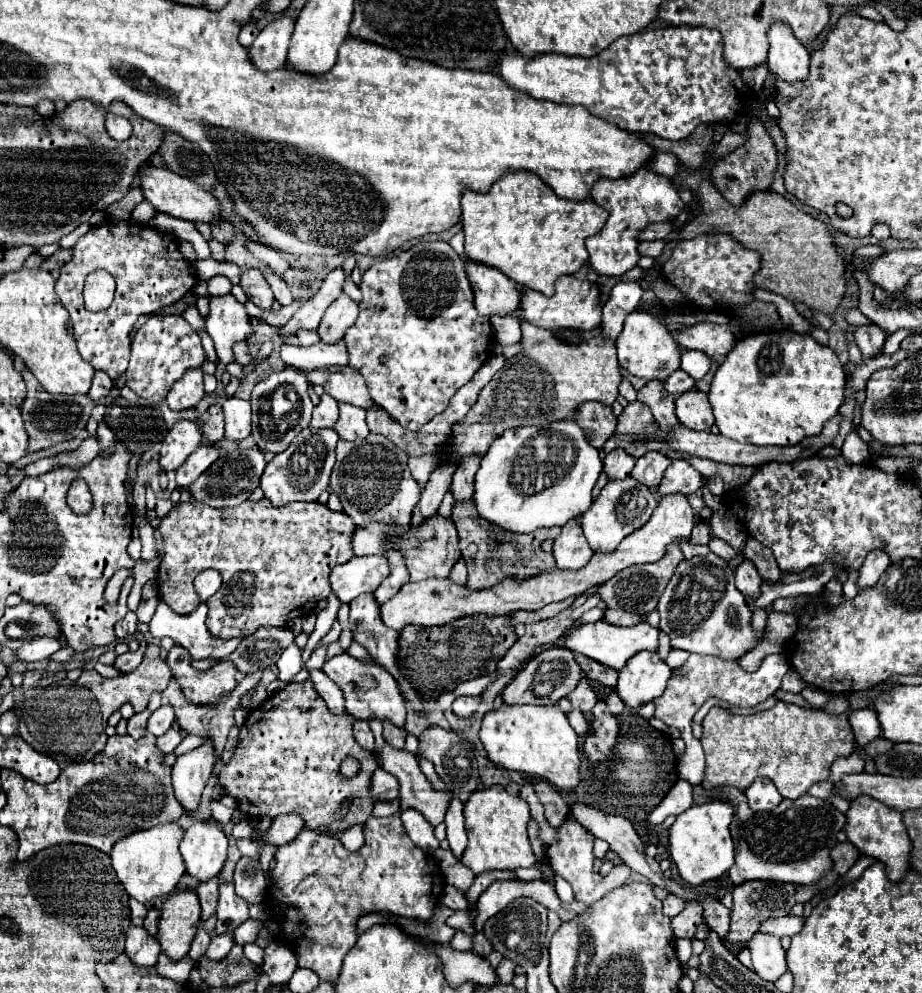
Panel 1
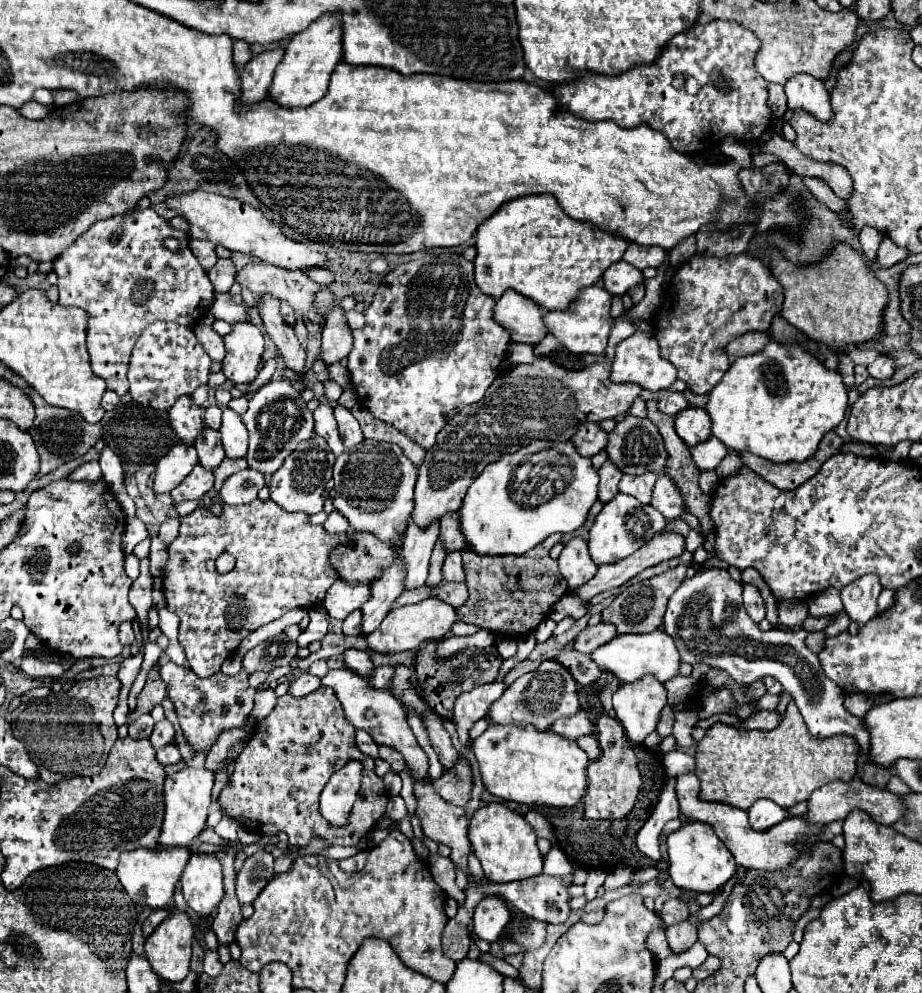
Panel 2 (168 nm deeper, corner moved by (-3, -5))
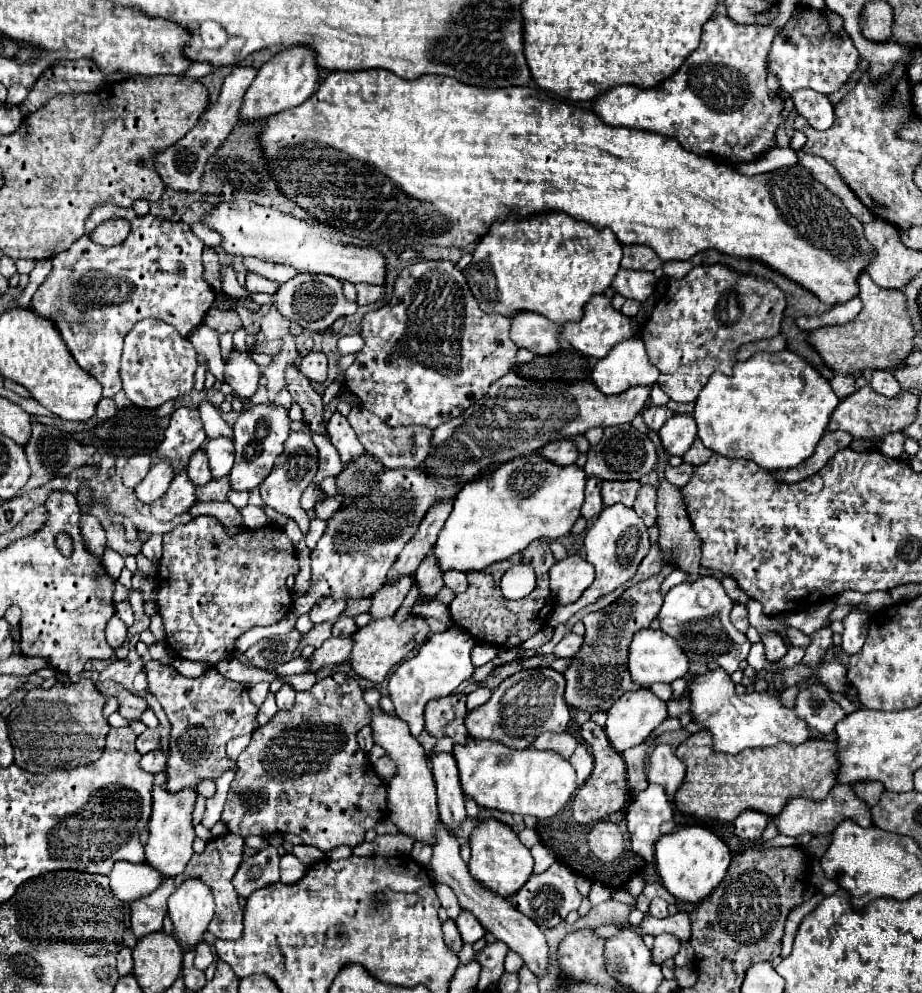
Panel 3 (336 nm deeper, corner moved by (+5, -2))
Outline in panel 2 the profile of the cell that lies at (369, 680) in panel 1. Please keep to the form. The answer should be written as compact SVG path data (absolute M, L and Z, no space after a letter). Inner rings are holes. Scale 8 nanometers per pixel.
M340 668L340 670L328 670L322 680L324 686L330 686L338 700L344 706L346 718L358 728L358 730L366 730L376 744L380 746L390 746L394 750L398 750L404 760L406 760L406 770L412 774L414 782L420 780L430 780L428 776L428 756L426 752L418 746L416 736L412 732L412 728L408 726L408 716L406 716L406 708L394 698L394 694L386 692L386 690L376 690L376 688L368 688L368 682L362 680L358 674L354 674L350 668Z

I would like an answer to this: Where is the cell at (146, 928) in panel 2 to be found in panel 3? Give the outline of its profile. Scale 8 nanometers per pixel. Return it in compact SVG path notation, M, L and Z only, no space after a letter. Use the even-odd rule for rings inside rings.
M174 878L162 881L162 885L148 897L138 899L132 903L132 933L140 939L148 933L160 931L162 929L162 921L168 915L168 897L172 895L172 891L176 889Z

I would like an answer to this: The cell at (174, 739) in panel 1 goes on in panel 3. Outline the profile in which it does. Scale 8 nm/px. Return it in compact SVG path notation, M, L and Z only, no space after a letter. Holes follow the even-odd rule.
M150 751L150 753L142 755L140 767L144 771L148 771L148 773L158 773L158 771L166 769L166 761L168 761L166 753L162 753L162 751Z

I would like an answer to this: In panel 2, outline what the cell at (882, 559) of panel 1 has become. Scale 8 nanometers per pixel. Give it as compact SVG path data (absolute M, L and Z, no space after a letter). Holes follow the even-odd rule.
M866 574L864 578L852 582L842 590L842 602L844 602L844 612L852 622L862 628L868 620L872 620L878 610L876 610L876 598L880 594L882 586L878 586L878 580L872 574Z

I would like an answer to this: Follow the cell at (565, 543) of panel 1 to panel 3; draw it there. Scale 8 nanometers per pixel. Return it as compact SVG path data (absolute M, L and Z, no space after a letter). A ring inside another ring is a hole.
M568 555L562 561L556 561L554 567L550 567L550 589L556 603L566 605L576 601L584 589L590 587L594 581L594 567L576 555Z

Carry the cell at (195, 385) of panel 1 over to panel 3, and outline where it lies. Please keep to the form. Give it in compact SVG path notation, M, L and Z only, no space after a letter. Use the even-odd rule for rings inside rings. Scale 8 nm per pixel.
M180 407L172 413L164 439L158 445L158 459L168 459L176 473L188 465L190 455L202 447L206 439L200 415L196 409Z

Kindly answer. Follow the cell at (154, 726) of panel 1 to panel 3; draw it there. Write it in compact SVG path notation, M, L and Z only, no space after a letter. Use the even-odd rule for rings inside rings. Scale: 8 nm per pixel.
M146 729L142 735L136 739L136 749L144 755L148 751L154 751L160 747L160 733L156 729Z

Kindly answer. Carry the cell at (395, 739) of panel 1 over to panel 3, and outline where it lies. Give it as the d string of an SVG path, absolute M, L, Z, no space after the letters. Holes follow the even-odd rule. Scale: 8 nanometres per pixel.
M384 755L374 763L374 769L382 781L390 781L390 777L396 773L396 763L388 755Z

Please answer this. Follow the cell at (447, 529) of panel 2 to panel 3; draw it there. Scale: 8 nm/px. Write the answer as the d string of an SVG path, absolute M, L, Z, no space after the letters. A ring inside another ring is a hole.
M434 547L430 549L430 555L426 555L426 559L422 559L422 563L418 565L418 571L416 571L414 579L420 585L418 597L422 597L422 595L434 597L444 587L442 571L438 571L438 567L434 563Z

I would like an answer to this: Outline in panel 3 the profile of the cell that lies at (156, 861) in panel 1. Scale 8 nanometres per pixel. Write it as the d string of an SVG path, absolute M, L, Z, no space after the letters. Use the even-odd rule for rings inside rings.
M116 861L108 877L114 895L126 903L154 893L162 881L158 871L154 871L154 867L150 867L148 863L138 865L128 861Z

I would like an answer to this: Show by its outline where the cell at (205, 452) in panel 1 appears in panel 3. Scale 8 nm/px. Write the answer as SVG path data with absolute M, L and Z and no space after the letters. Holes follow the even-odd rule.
M182 471L172 479L168 491L152 503L152 515L158 521L168 521L174 515L186 513L194 501L196 501L196 487L194 483L190 483L186 471Z

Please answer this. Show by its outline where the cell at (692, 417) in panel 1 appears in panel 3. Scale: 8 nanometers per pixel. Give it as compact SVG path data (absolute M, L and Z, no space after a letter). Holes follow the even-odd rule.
M674 413L658 431L666 453L684 455L696 439L696 423L692 415Z

